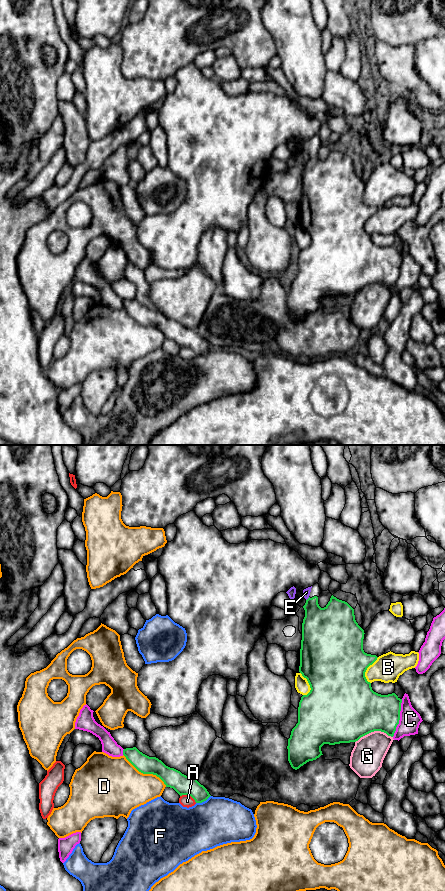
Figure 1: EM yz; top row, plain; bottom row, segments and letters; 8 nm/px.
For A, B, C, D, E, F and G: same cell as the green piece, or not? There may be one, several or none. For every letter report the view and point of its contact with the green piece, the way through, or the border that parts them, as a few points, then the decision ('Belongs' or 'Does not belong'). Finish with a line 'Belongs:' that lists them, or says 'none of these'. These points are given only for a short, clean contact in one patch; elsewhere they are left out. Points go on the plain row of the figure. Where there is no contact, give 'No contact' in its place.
A: Touches green at yz (188, 347). Does not belong
B: Touches green at yz (366, 221). Does not belong
C: Touches green at yz (399, 270). Does not belong
D: Touches green at yz (145, 325). Does not belong
E: Touches green at yz (307, 151). Path across: yz (321, 178), (307, 151), (306, 144). Belongs
F: Touches green at yz (203, 353). Does not belong
G: Touches green at yz (373, 283). Does not belong
Belongs: E

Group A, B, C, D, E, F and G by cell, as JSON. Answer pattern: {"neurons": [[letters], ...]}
{"neurons": [["A"], ["B"], ["C"], ["D"], ["E"], ["F"], ["G"]]}

